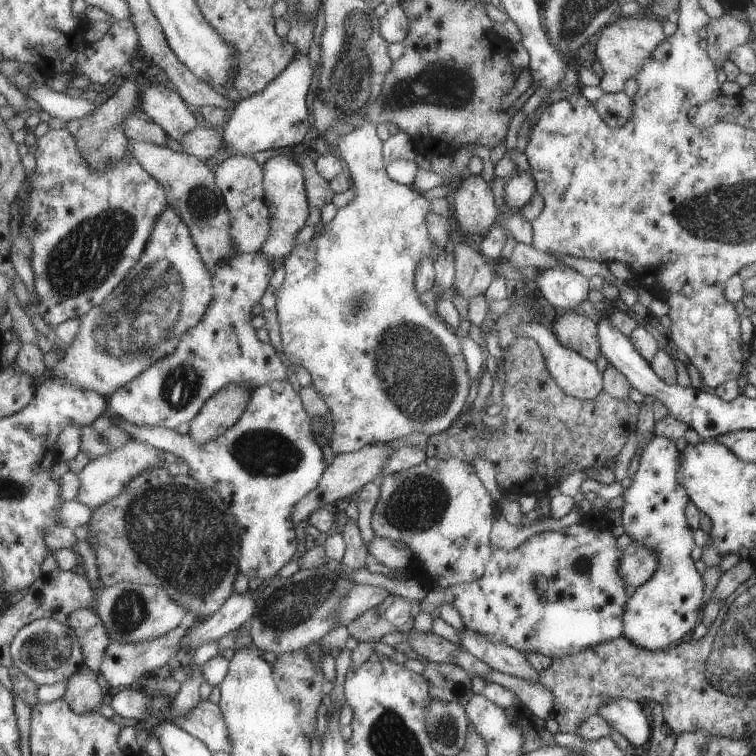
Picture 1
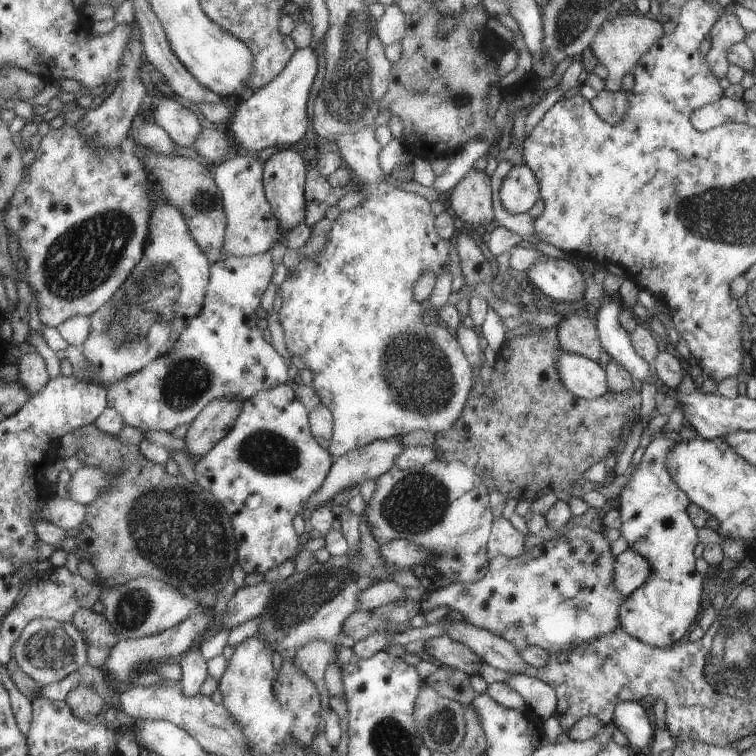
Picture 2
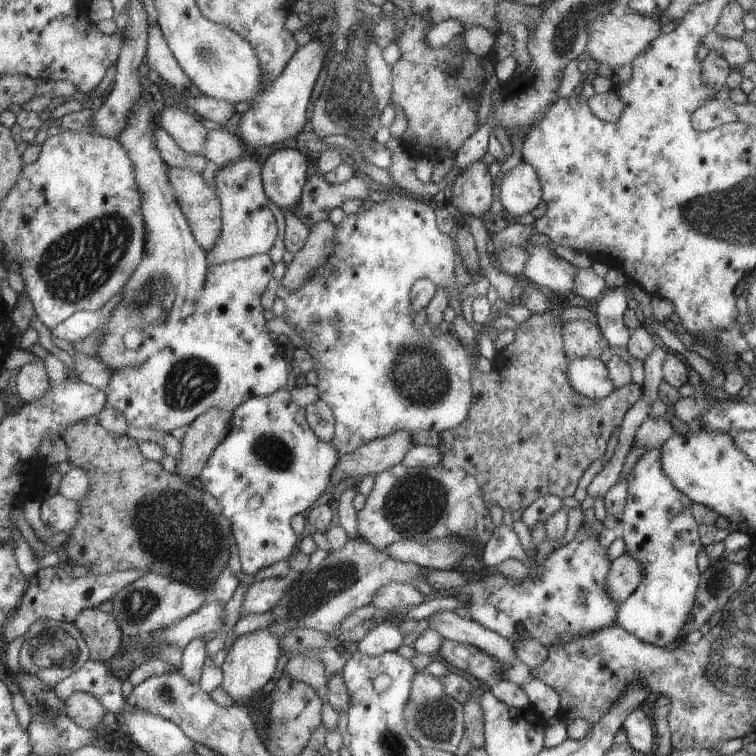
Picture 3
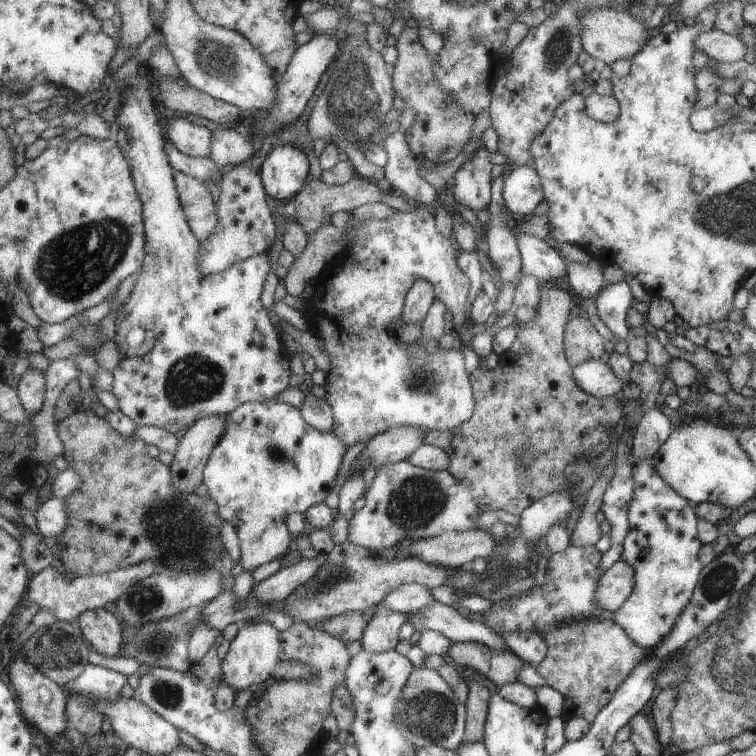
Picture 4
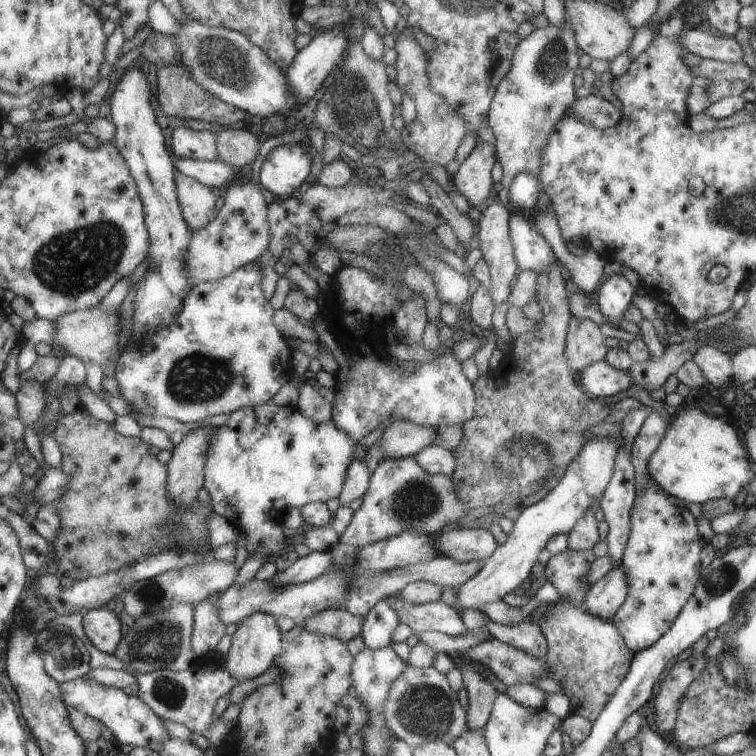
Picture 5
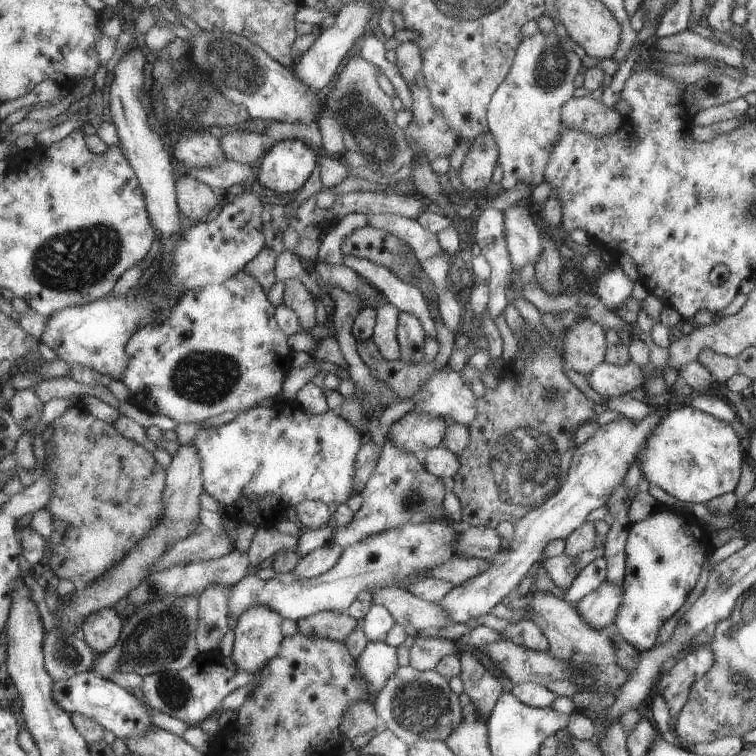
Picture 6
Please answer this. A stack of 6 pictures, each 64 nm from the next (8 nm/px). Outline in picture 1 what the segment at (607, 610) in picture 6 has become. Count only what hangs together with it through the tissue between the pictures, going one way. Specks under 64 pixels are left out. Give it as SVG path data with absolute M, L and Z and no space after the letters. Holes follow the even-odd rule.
M630 543L621 556L620 571L625 587L631 595L654 574L658 566L658 554L644 544Z

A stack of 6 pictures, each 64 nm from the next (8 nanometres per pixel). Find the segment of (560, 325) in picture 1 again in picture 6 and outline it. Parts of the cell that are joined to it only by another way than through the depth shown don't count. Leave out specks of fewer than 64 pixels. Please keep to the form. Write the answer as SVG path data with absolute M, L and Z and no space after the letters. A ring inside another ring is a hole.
M577 319L565 332L563 358L566 365L586 378L604 360L606 340L600 325L589 319Z

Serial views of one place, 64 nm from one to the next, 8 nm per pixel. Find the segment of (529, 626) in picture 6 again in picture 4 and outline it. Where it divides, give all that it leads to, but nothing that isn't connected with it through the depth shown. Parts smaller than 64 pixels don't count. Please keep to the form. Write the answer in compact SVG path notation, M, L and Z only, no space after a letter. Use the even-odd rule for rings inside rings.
M514 630L507 634L500 634L506 642L509 650L518 654L520 660L528 662L532 667L537 667L548 652L545 638L538 632L526 632L526 630Z

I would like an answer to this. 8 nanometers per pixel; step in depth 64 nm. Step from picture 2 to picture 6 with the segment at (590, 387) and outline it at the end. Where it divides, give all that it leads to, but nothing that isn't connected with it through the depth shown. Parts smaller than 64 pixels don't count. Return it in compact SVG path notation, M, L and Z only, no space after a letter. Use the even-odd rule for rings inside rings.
M630 361L625 366L615 366L602 362L591 374L587 375L592 390L599 395L614 399L644 384L644 368Z

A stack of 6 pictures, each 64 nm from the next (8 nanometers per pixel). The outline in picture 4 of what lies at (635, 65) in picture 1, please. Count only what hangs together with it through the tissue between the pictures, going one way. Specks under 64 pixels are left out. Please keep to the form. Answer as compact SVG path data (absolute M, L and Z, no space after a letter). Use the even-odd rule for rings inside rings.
M614 7L592 8L580 14L582 23L581 39L585 43L587 56L592 56L600 64L614 64L620 58L631 58L640 53L643 44L648 42L652 34L657 34L659 28L648 30L648 26L630 16L627 11L621 11Z

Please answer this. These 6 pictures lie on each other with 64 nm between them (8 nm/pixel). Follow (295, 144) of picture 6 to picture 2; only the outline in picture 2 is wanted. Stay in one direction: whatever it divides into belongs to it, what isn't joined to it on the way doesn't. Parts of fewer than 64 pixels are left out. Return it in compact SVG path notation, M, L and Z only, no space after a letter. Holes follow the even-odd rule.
M288 149L273 154L264 164L265 194L273 206L278 223L282 225L282 232L292 230L305 220L306 205L305 181L308 177L307 162L295 150Z

